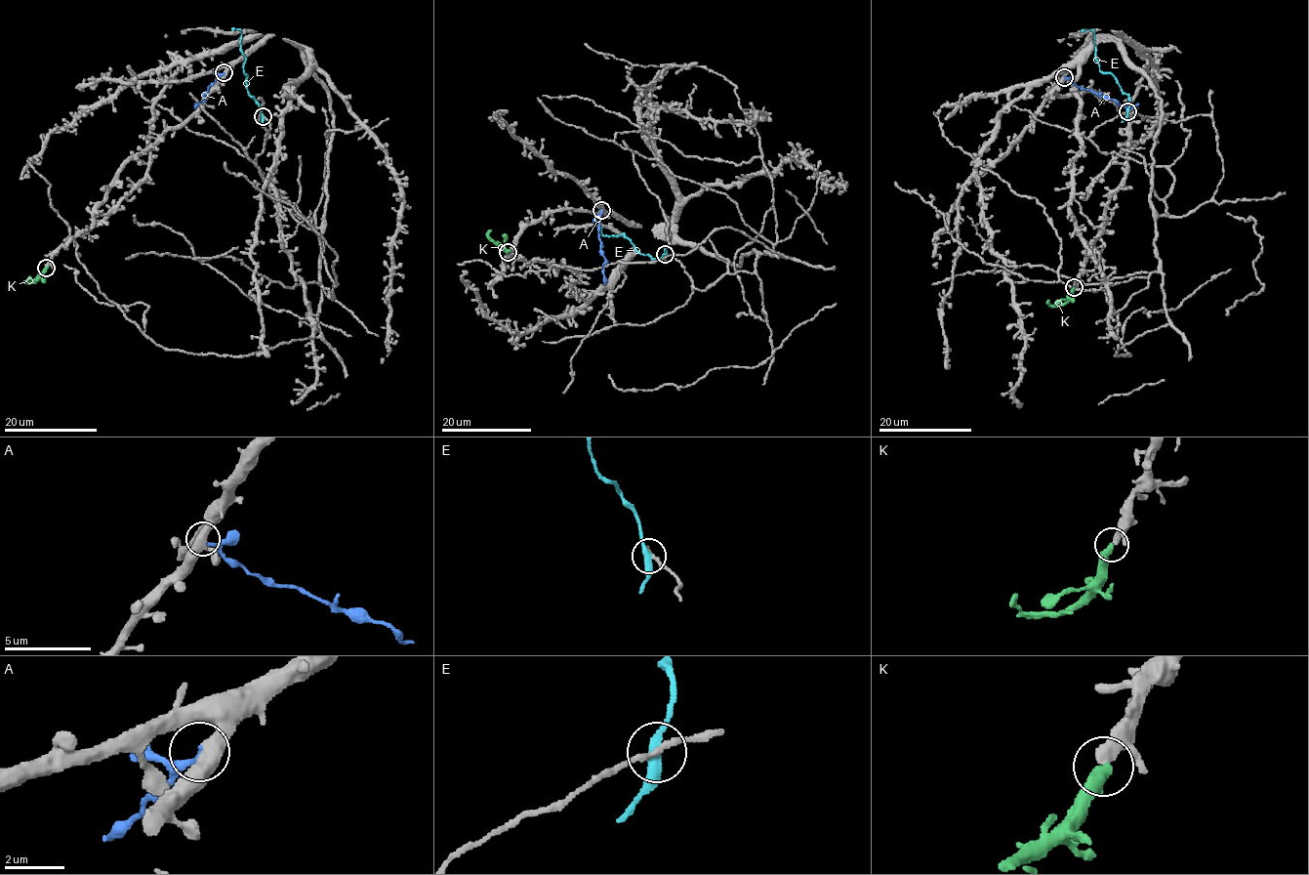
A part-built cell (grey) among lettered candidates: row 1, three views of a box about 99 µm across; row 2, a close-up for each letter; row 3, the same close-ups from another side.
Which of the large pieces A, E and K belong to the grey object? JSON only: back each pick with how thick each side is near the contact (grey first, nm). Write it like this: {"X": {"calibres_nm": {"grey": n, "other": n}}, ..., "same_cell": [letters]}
{"K": {"calibres_nm": {"grey": 400, "other": 420}}, "same_cell": ["K"]}

